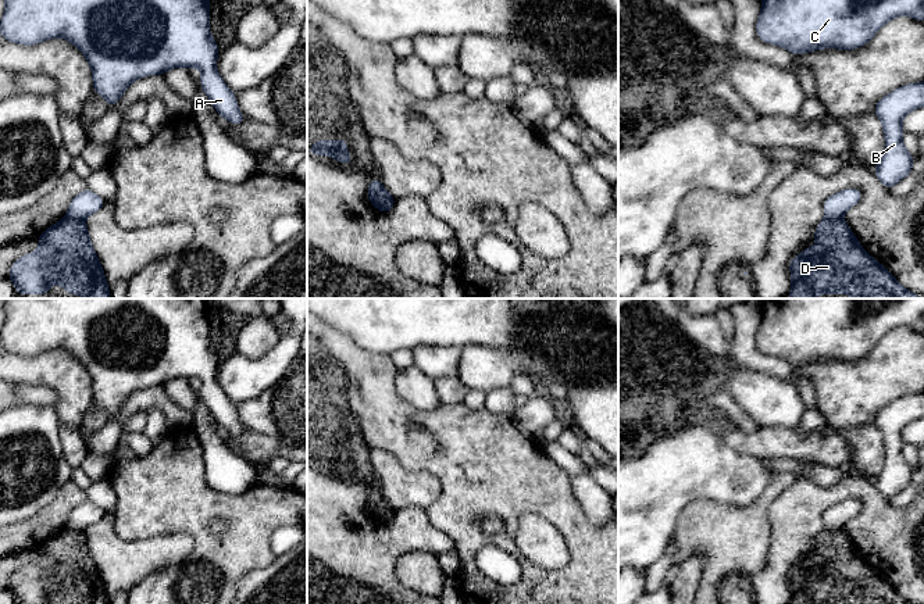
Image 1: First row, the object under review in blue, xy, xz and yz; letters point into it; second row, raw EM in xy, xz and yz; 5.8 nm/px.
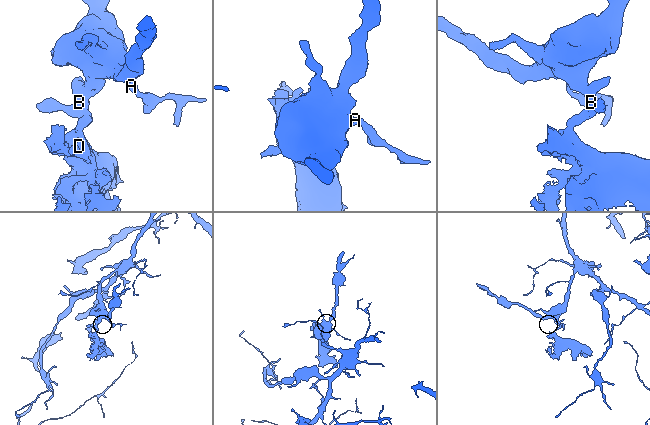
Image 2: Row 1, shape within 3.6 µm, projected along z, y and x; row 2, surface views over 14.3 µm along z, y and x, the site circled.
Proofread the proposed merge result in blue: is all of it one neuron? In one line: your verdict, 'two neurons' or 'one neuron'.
two neurons

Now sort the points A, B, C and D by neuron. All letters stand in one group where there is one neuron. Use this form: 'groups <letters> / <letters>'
groups A B C / D

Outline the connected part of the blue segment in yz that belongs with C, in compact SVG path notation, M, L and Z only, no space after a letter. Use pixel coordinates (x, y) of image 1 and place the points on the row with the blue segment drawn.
M761 0L756 33L793 56L821 49L856 50L868 43L891 19L909 15L924 21L924 0Z

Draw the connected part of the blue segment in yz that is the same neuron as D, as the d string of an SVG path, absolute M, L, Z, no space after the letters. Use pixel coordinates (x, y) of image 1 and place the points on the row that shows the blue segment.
M824 218L814 229L814 240L820 243L818 253L809 257L814 251L810 242L803 253L789 262L792 278L789 299L814 299L816 294L852 294L853 299L923 299L902 286L882 264L873 258L842 218Z

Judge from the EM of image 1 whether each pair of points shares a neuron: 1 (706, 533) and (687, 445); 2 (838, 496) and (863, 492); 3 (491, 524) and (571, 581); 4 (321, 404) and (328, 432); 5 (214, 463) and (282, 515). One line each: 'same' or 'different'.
1: different
2: same
3: different
4: same
5: different

